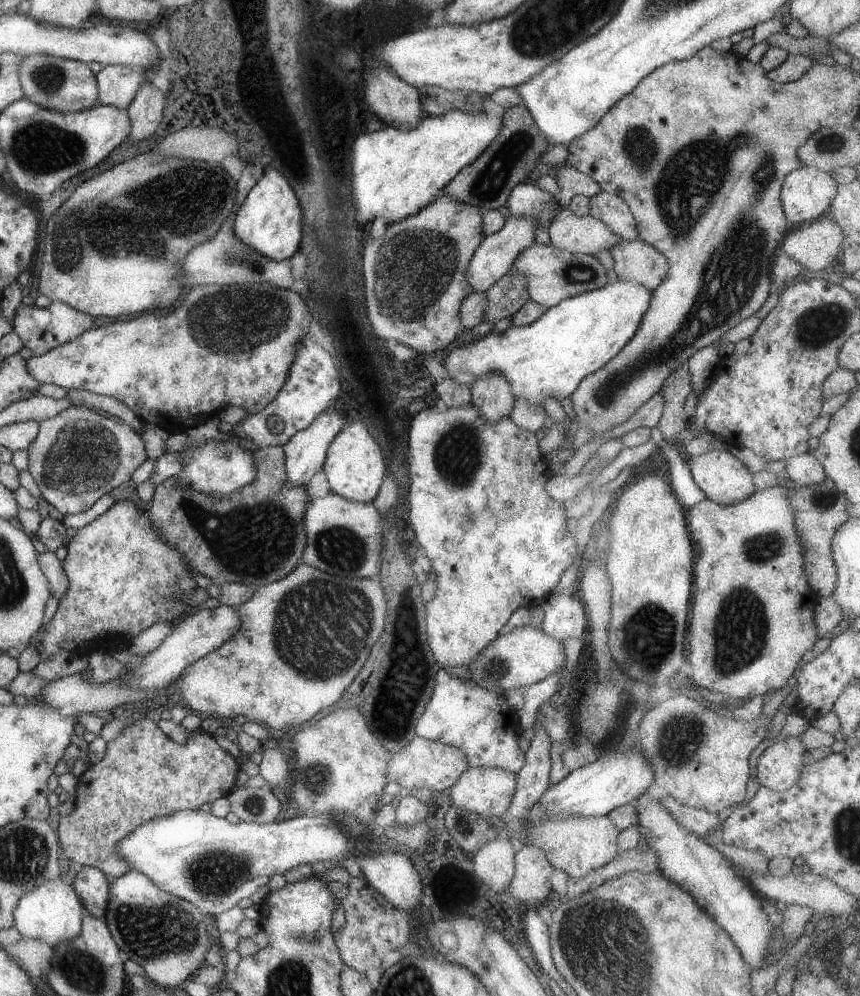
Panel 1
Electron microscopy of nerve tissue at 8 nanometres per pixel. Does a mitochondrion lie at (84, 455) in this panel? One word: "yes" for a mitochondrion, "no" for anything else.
yes

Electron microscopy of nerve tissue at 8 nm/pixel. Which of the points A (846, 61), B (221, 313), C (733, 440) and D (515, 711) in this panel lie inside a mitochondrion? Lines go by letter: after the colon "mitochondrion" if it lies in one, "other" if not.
A: other
B: mitochondrion
C: other
D: other

